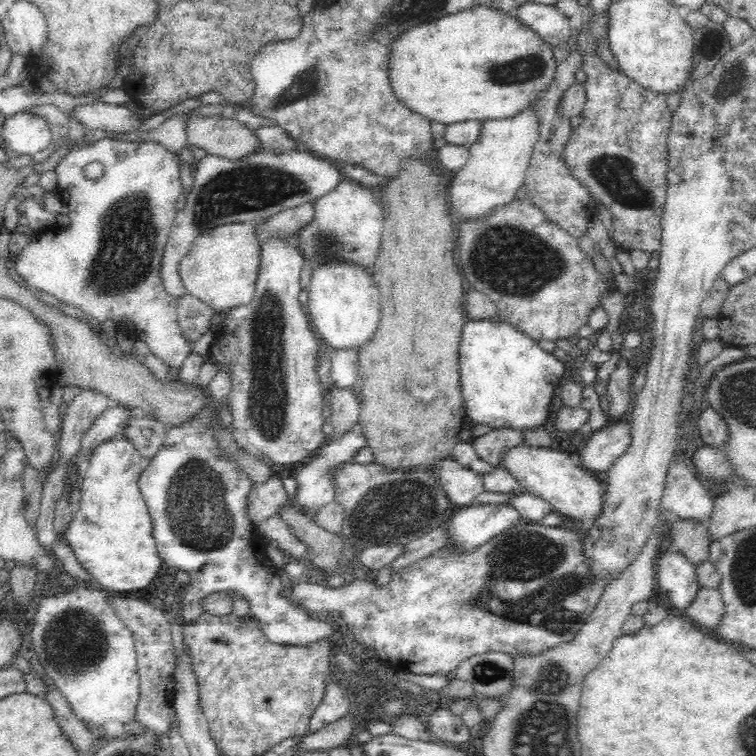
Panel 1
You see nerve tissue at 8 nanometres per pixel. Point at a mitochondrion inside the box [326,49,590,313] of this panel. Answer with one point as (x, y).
(511, 261)

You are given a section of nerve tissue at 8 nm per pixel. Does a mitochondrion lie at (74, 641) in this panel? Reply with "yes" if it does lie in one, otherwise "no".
yes

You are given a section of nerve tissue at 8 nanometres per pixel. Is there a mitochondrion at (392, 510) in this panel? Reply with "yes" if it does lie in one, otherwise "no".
yes

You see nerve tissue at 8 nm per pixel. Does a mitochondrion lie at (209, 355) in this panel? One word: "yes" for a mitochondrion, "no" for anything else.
no

